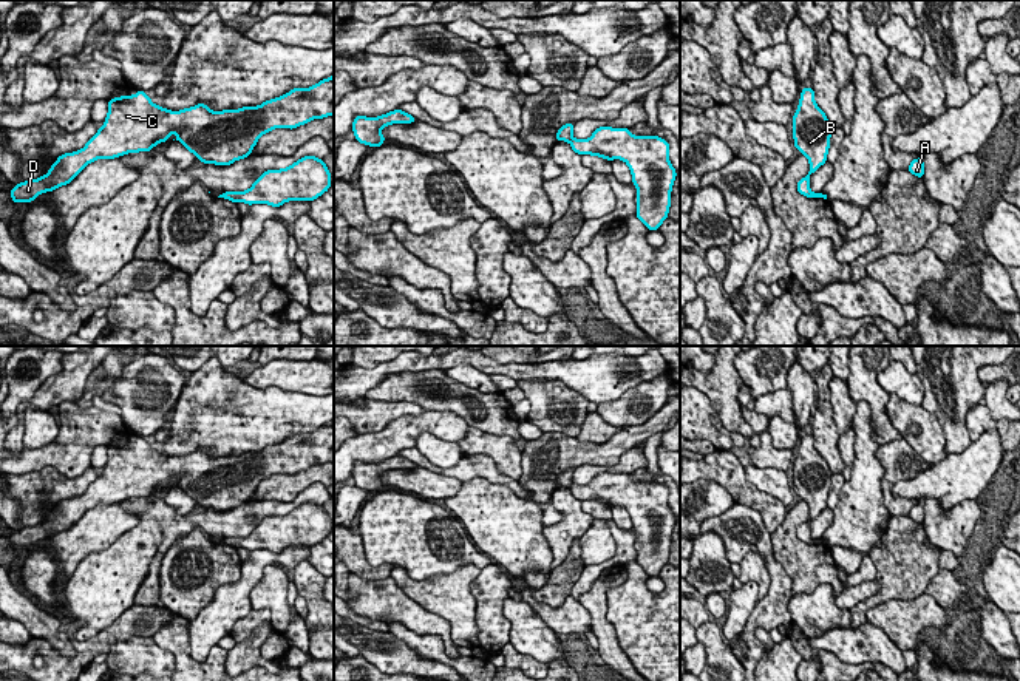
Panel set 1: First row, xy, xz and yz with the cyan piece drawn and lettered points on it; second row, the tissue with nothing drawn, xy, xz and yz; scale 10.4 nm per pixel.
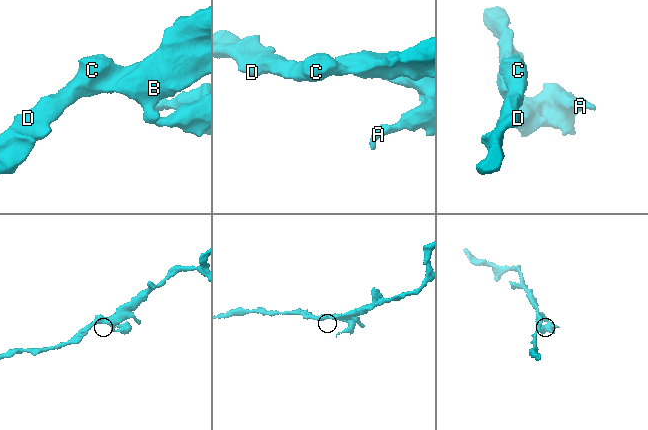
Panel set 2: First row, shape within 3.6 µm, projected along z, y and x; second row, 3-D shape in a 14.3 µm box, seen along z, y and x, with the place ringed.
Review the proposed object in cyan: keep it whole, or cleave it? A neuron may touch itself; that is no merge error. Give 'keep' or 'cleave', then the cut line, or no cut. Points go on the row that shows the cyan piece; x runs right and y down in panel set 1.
cleave | xz (572, 138), (569, 141)

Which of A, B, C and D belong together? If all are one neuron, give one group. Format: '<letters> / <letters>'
A / B C D

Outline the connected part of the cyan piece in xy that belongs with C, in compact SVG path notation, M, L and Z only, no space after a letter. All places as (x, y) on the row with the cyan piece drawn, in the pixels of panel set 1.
M334 76L311 88L266 100L258 107L210 111L198 103L181 111L155 105L144 91L108 100L104 127L74 153L57 158L39 179L17 184L12 202L32 202L39 195L70 184L90 162L127 153L150 151L176 131L179 141L204 165L230 165L250 156L261 134L274 128L297 128L312 119L334 114Z

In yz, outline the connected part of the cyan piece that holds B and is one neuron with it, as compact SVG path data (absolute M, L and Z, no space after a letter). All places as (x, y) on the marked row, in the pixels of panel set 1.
M802 88L797 111L793 116L794 147L805 154L810 171L797 182L797 191L807 198L821 198L810 190L810 174L827 162L831 125L825 113L814 102L813 88Z

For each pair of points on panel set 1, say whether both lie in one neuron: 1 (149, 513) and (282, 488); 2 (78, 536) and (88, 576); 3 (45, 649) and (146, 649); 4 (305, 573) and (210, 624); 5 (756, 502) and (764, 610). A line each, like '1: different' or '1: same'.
1: different
2: different
3: different
4: different
5: different

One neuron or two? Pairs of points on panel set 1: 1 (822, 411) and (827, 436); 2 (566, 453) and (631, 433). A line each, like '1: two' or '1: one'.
1: one
2: one

